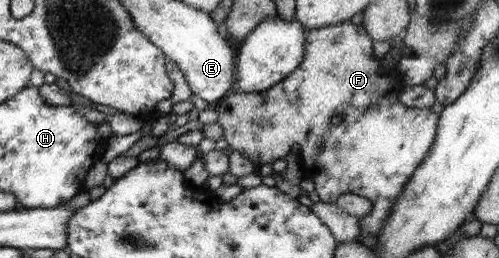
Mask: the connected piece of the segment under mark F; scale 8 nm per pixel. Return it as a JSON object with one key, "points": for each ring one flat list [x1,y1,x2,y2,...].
{"points":[[344,21,343,23,334,26,323,26,320,28,309,29,306,33,306,45,304,45,304,58,296,70,293,70,282,82,272,85,268,90,260,90,260,92,230,92,220,102,217,102,216,112,218,112,218,124,223,128,223,138,227,140,229,146,232,146,232,151,238,150,245,155,256,166,263,164,272,164,278,158,288,156,292,144,296,144,301,150,301,158,306,166,305,176,312,178,314,182,314,190,320,197,320,201,327,203,336,203,336,199,342,194,357,194,363,196,371,202,371,210,366,216,359,218,360,228,362,228,362,237,375,235,380,233,386,217,390,215,394,201,402,194,404,185,408,183,408,179,412,173,420,166,420,163,426,158,434,139,436,138,437,123,439,114,432,112,431,108,416,109,412,107,405,107,398,99,398,90,394,90,396,82,388,80,384,76,384,72,380,71,381,57,376,57,374,54,375,40,368,35,366,29,362,24,353,24,351,21]]}

